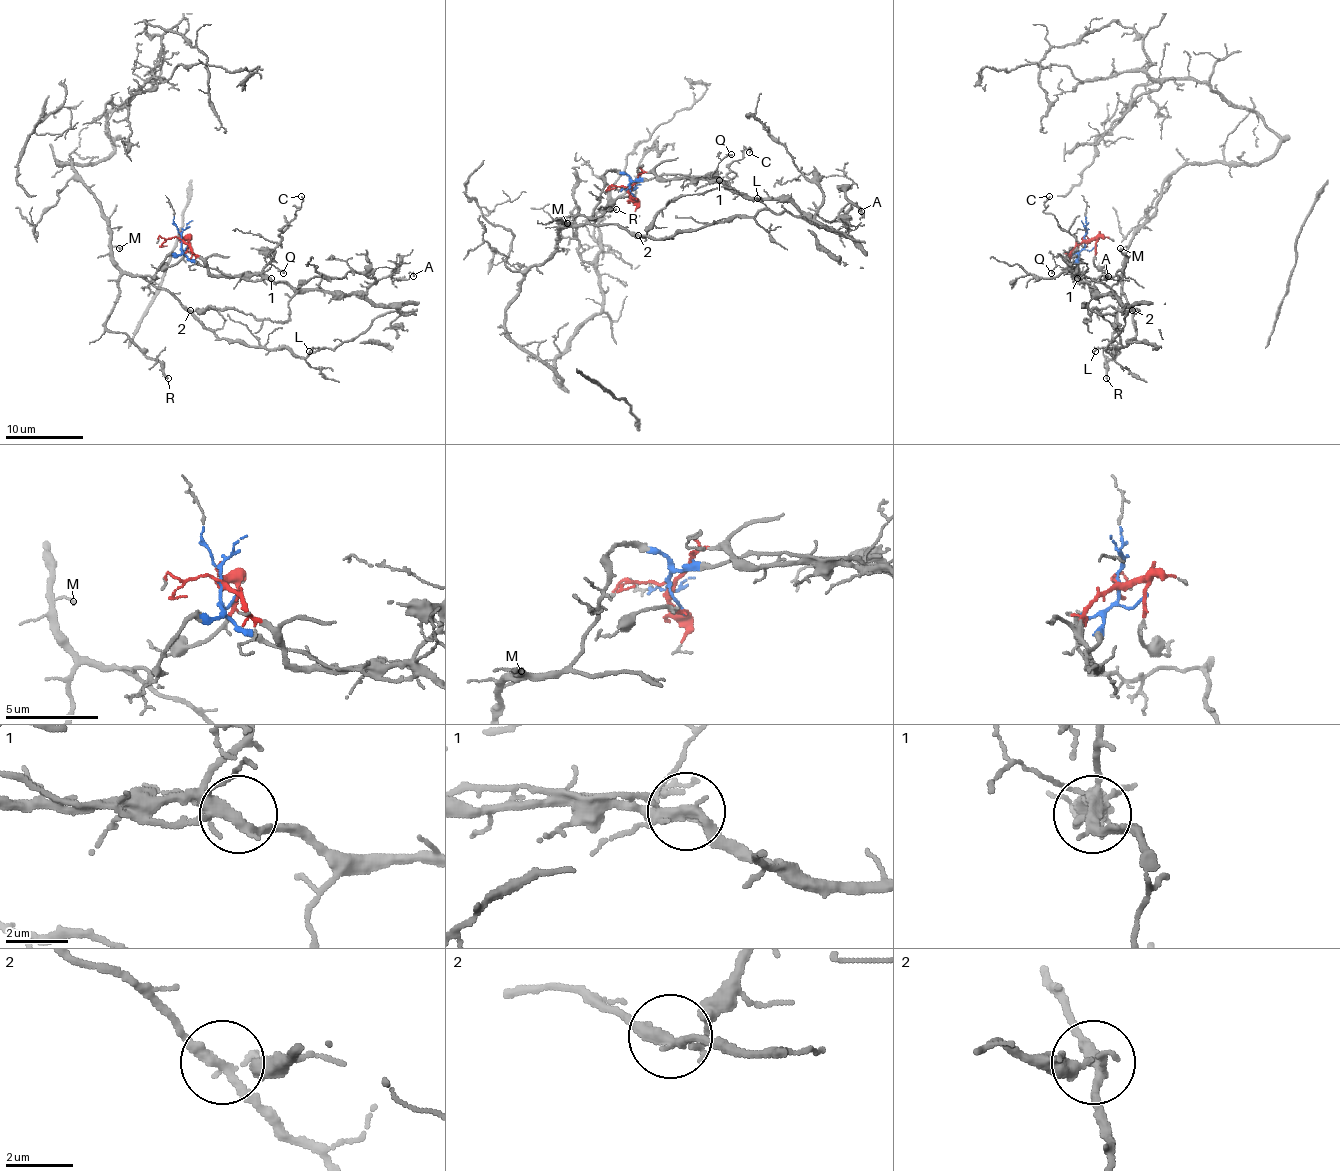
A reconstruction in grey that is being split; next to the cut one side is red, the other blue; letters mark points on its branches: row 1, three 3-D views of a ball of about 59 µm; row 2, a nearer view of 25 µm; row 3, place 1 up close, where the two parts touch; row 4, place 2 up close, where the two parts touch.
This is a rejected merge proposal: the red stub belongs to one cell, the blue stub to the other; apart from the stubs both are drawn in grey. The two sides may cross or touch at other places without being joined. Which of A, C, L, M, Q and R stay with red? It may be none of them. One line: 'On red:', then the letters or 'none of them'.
On red: A, C, Q

